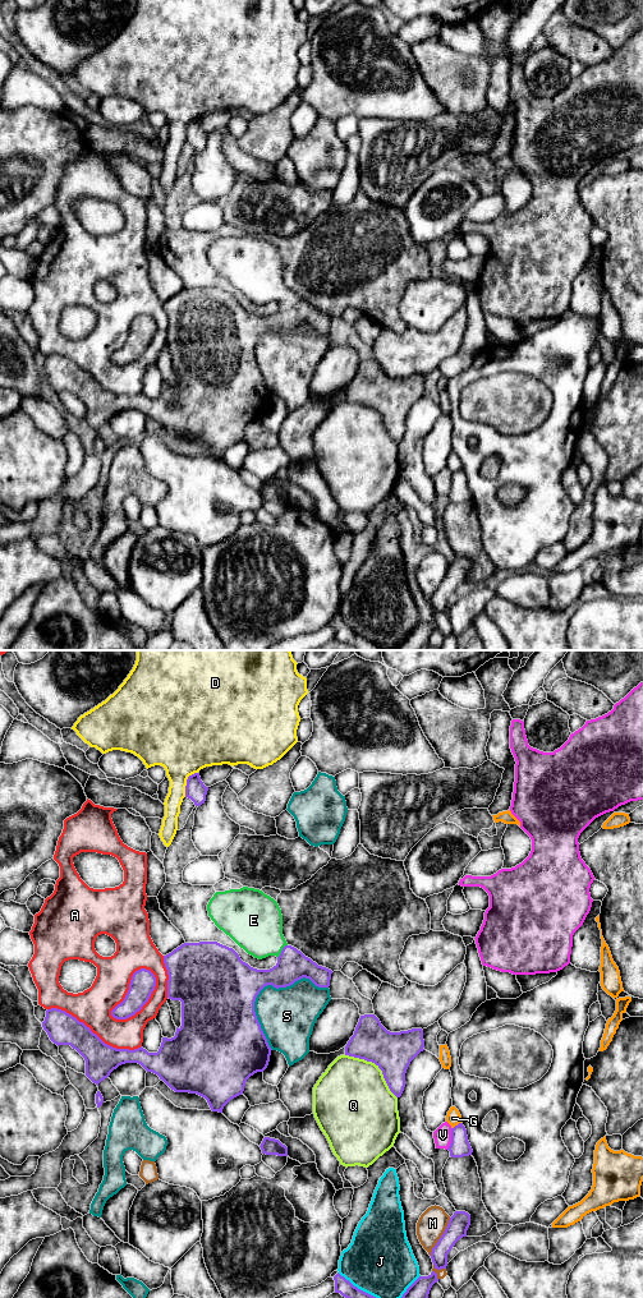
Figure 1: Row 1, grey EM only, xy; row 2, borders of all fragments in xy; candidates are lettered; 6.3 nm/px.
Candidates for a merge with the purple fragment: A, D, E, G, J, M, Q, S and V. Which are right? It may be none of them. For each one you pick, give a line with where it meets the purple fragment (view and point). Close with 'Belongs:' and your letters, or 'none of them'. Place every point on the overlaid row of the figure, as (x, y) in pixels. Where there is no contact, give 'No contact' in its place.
E: Touches purple at xy (281, 951)
Belongs: E

